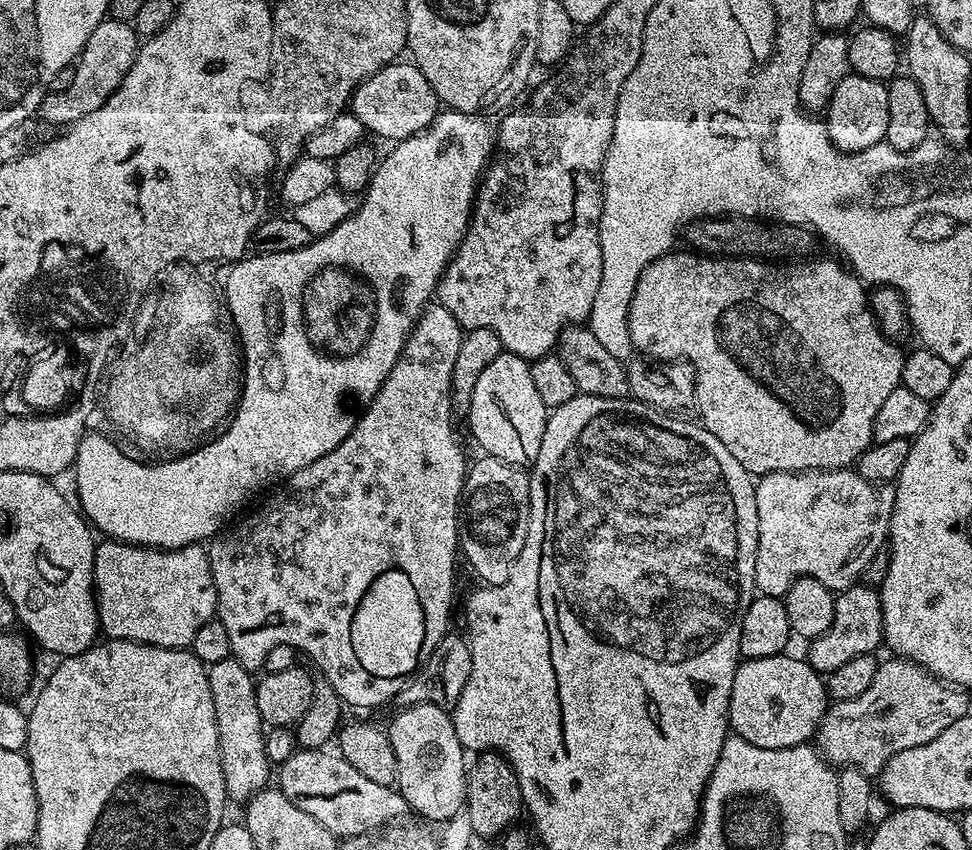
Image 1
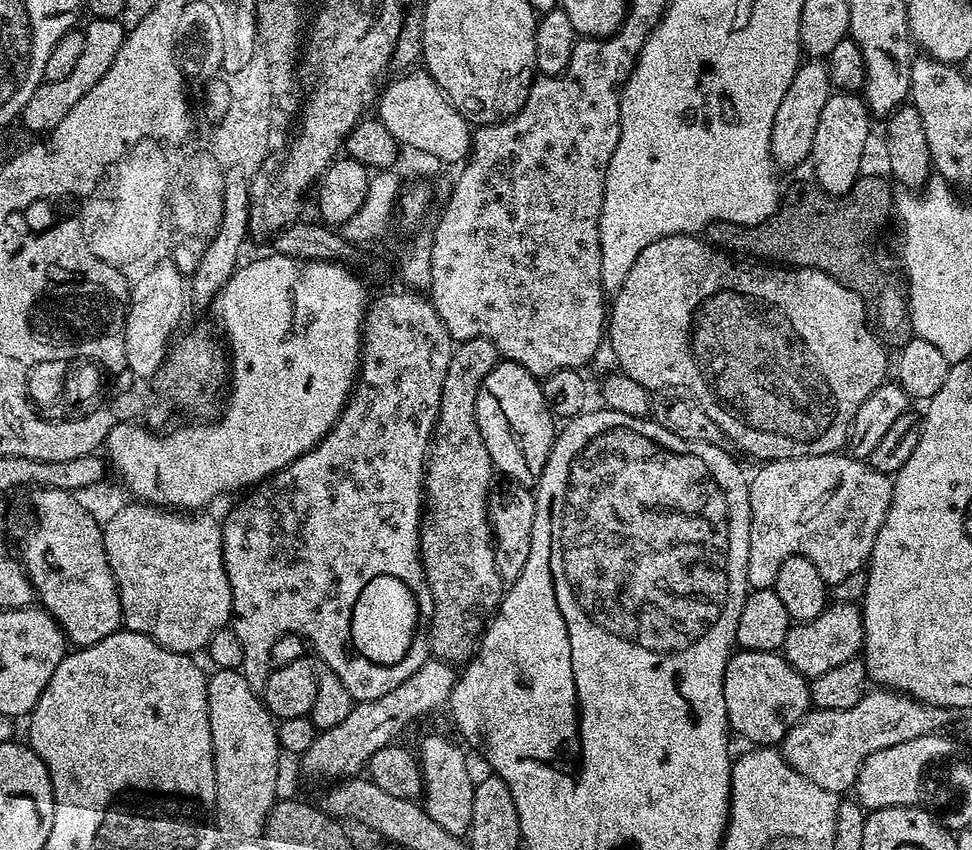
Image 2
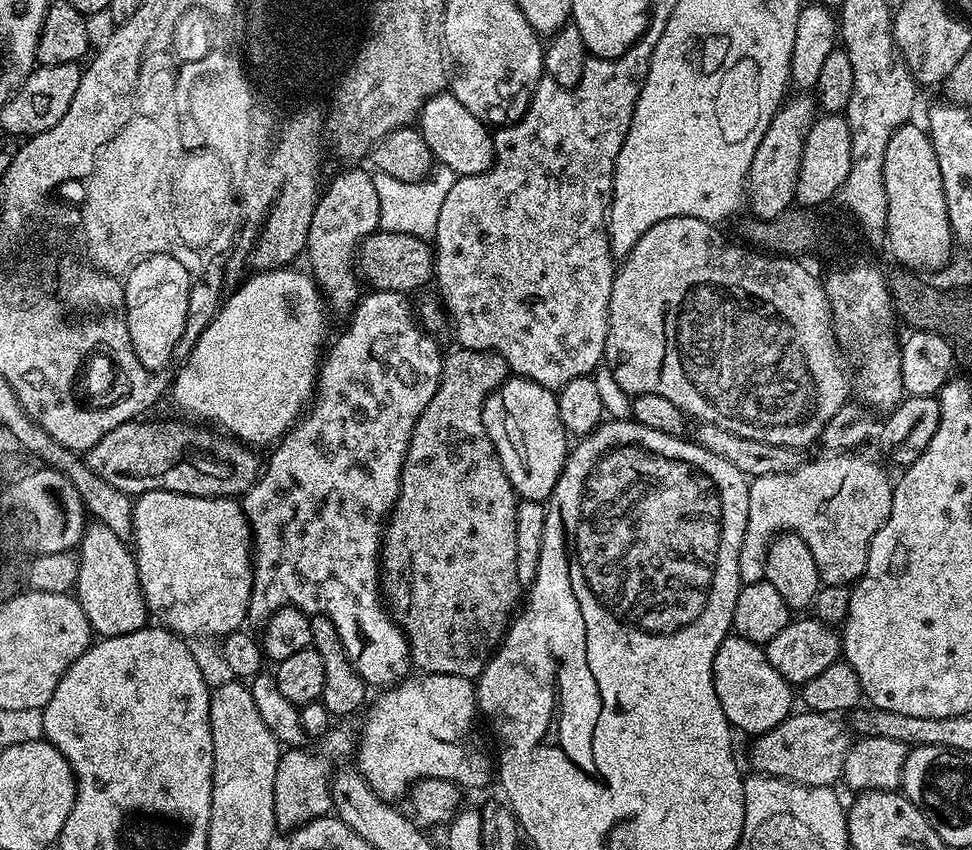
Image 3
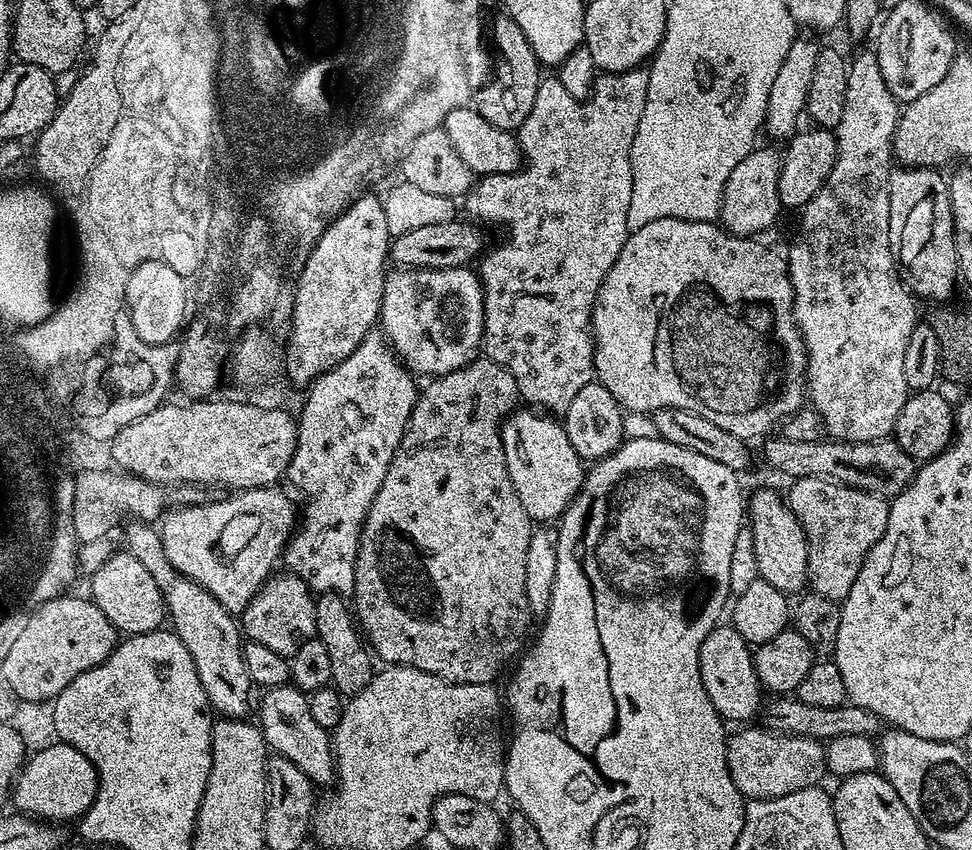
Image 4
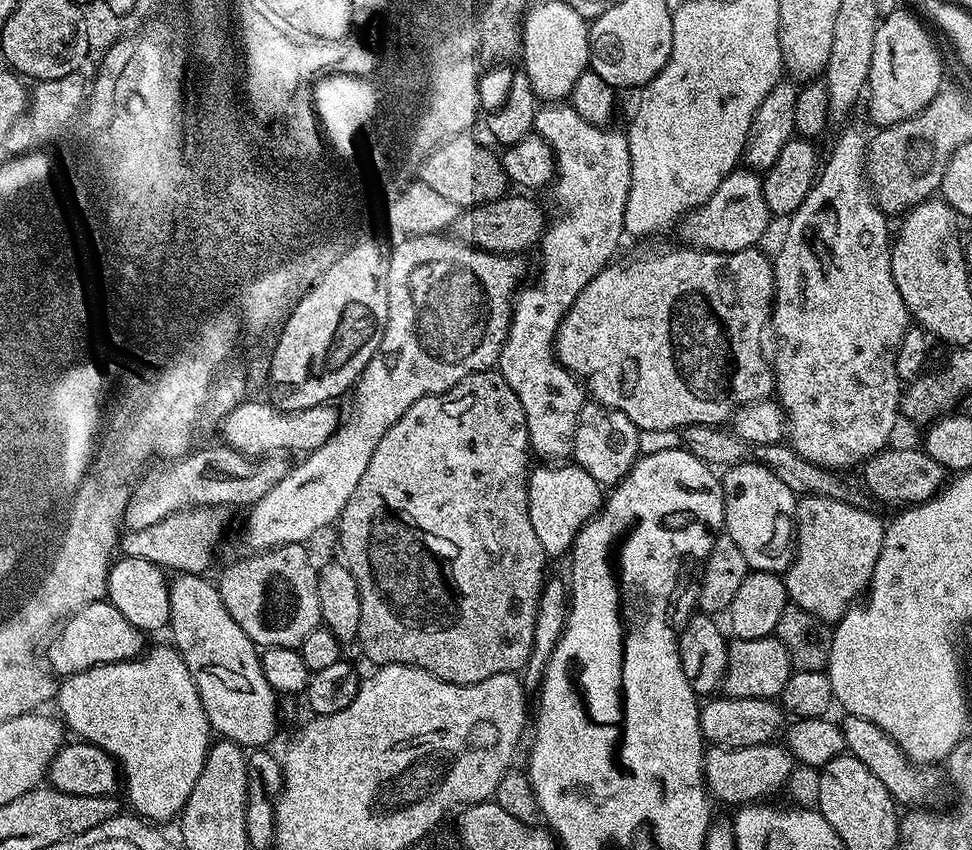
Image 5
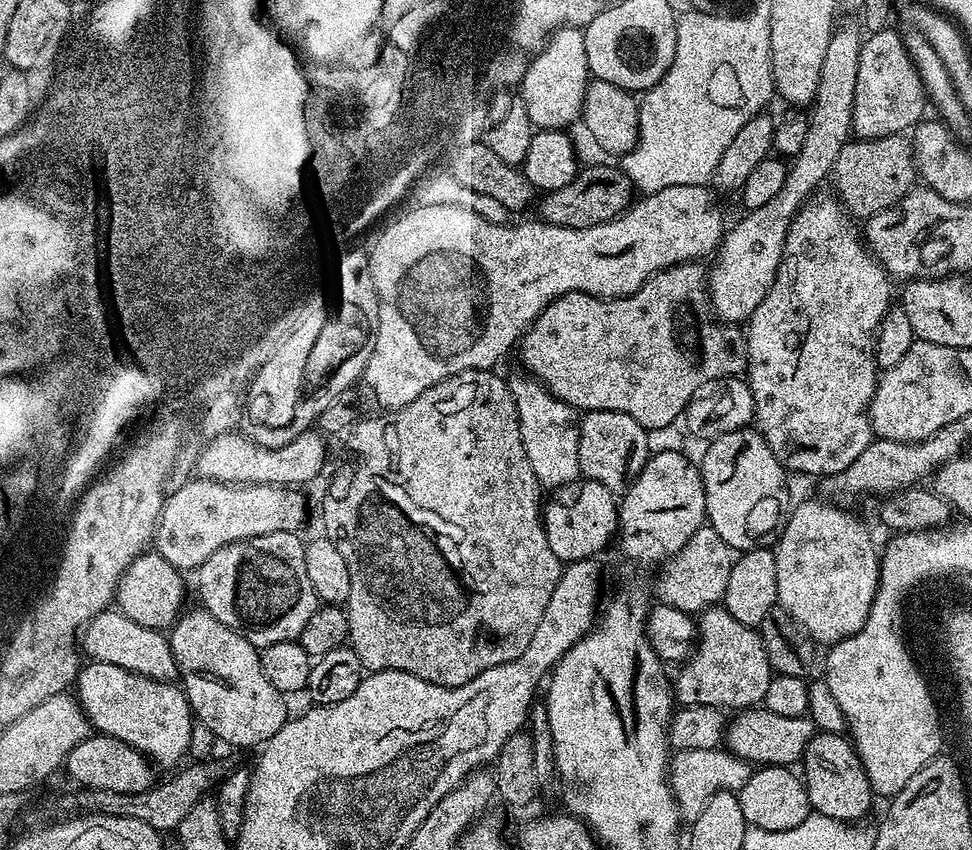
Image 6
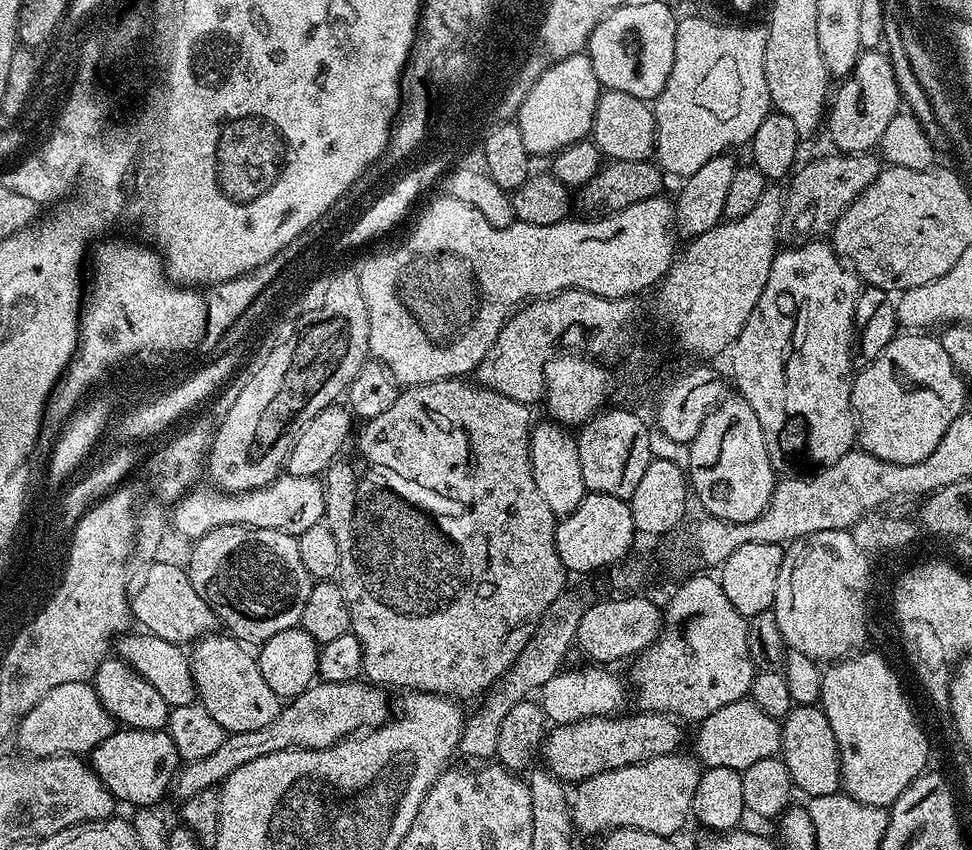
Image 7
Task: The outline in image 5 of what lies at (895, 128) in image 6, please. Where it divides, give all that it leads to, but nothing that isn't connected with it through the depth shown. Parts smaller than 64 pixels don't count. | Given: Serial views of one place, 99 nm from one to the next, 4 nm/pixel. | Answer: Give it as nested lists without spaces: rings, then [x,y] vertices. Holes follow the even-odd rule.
[[[904,6],[881,19],[878,34],[874,34],[874,58],[870,58],[866,89],[866,104],[868,100],[876,126],[897,124],[918,114],[945,87],[944,60],[928,30],[929,25]]]

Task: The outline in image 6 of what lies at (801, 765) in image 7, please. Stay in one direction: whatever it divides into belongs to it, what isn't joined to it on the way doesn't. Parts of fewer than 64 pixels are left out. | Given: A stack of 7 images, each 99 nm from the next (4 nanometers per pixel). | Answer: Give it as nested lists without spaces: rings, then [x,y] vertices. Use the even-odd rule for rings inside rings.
[[[817,731],[804,751],[803,768],[803,784],[815,815],[841,822],[863,821],[863,816],[872,808],[874,793],[851,739],[838,732]]]

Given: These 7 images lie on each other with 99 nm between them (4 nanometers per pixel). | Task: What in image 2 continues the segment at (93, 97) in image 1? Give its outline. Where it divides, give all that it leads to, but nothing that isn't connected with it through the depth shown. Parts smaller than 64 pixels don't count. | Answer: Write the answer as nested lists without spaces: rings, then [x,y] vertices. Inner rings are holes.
[[[96,18],[91,22],[93,24],[86,28],[84,49],[74,70],[70,70],[70,74],[66,78],[49,80],[40,84],[38,90],[34,90],[30,102],[26,102],[22,113],[22,124],[29,133],[47,134],[51,132],[54,126],[58,126],[58,122],[62,122],[62,118],[66,118],[66,114],[70,114],[70,110],[74,110],[78,98],[82,98],[82,94],[86,94],[86,90],[90,90],[90,86],[94,86],[98,82],[98,78],[102,78],[102,74],[106,74],[106,70],[110,68],[110,62],[114,62],[126,35],[124,25],[120,23],[119,19]]]

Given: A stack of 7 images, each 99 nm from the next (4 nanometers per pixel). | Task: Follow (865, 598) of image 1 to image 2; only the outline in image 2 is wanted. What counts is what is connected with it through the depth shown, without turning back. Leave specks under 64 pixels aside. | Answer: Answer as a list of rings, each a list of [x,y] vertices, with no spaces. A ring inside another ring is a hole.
[[[829,603],[822,614],[813,620],[796,622],[786,634],[782,649],[785,660],[806,678],[826,674],[833,666],[850,662],[861,655],[864,647],[864,613],[859,603]]]

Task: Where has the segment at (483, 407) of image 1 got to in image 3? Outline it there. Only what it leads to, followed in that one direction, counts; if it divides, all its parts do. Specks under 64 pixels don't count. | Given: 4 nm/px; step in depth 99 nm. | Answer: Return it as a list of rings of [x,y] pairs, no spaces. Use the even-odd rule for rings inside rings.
[[[513,375],[490,393],[482,410],[482,422],[494,442],[502,470],[510,478],[520,500],[547,501],[568,461],[570,434],[558,414],[557,393],[533,380]]]

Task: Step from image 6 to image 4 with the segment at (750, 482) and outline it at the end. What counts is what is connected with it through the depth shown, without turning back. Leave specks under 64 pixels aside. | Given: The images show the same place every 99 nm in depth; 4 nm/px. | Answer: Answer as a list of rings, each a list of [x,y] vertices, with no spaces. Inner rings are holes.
[[[760,488],[753,496],[751,493],[747,501],[746,524],[754,542],[755,571],[759,579],[770,582],[770,586],[774,586],[779,592],[800,594],[809,583],[808,538],[792,512],[791,503],[781,493],[780,496],[772,488]]]

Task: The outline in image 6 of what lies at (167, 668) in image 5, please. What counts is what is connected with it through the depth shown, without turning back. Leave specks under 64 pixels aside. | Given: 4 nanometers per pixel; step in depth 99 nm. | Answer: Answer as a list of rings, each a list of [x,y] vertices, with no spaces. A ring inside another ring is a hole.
[[[88,662],[81,667],[80,675],[77,676],[74,685],[74,692],[80,705],[84,707],[89,725],[97,733],[113,736],[126,742],[126,746],[130,746],[142,753],[143,756],[148,757],[153,765],[161,764],[164,768],[173,767],[172,769],[175,769],[181,763],[179,760],[187,754],[188,747],[192,744],[192,724],[194,725],[192,707],[184,699],[183,687],[177,686],[175,683],[151,680],[145,676],[134,674],[122,666]]]

